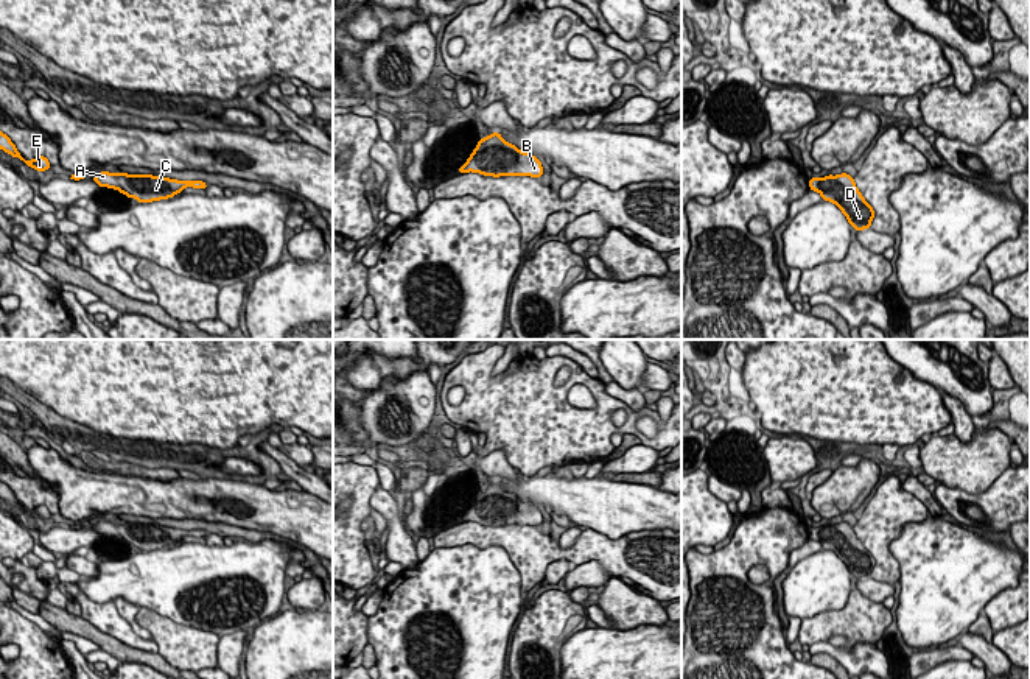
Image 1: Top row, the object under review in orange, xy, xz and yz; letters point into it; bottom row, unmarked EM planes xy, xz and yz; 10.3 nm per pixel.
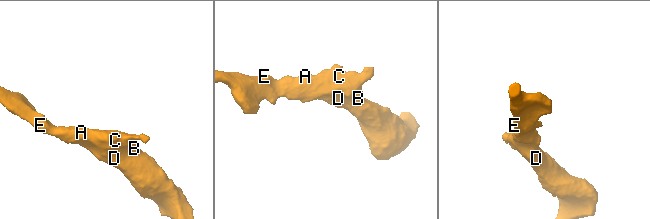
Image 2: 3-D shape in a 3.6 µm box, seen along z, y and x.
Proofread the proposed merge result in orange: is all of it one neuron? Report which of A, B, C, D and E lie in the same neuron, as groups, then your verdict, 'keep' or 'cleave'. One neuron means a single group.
A B C D E; keep

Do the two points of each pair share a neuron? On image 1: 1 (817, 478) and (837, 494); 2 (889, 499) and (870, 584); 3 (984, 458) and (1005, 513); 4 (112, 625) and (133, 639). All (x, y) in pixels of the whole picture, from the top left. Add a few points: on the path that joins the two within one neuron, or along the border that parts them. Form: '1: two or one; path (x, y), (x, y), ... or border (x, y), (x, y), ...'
1: two; border (833, 471), (811, 494)
2: two; border (870, 576), (893, 586)
3: two; border (1012, 464), (984, 491), (966, 492), (957, 489)
4: one; path (117, 626), (128, 636)

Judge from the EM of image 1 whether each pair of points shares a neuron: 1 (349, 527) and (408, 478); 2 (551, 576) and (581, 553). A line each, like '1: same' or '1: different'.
1: different
2: different

